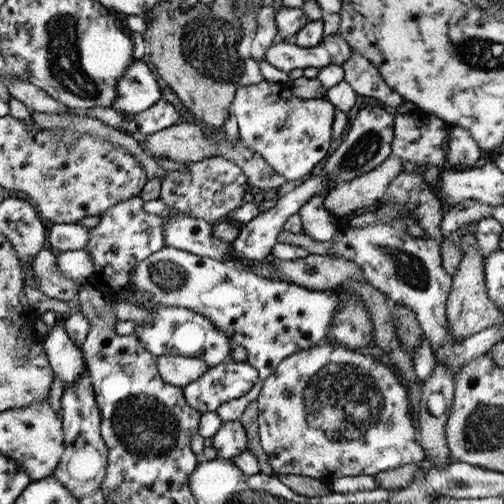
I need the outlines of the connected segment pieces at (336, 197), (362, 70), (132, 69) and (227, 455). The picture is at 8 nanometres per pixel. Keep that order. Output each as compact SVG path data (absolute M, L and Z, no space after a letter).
M390 153L373 170L347 182L338 183L329 190L323 195L323 208L338 219L353 211L373 206L383 198L390 180L406 169L411 170L407 162Z
M352 53L340 69L344 72L344 82L351 86L356 95L374 98L381 106L388 105L394 108L407 102L385 85L373 64L363 56Z
M131 60L121 79L115 83L116 97L111 109L119 115L135 115L161 99L158 82L144 60Z
M238 419L222 423L211 439L219 459L231 460L246 450L246 432Z

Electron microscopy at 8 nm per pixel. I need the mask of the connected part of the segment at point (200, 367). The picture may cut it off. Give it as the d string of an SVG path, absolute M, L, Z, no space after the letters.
M159 356L156 365L160 377L167 383L177 387L197 380L207 369L204 360L183 356Z

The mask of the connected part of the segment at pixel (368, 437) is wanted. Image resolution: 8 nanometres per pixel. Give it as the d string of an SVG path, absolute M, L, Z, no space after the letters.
M327 342L302 349L281 360L262 380L255 400L260 447L275 475L306 476L325 483L342 476L369 476L424 462L407 395L407 385L386 367L383 358L367 358Z

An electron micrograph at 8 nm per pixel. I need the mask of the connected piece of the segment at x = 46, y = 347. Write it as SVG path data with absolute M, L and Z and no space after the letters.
M55 324L44 337L42 347L46 354L49 366L52 368L53 374L59 376L63 389L74 385L74 382L80 377L80 374L87 369L80 347L76 347L69 337L67 337L64 328L57 326L57 324Z

